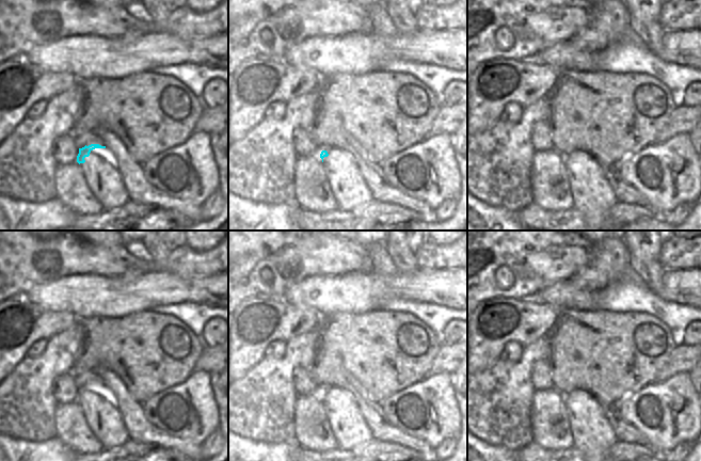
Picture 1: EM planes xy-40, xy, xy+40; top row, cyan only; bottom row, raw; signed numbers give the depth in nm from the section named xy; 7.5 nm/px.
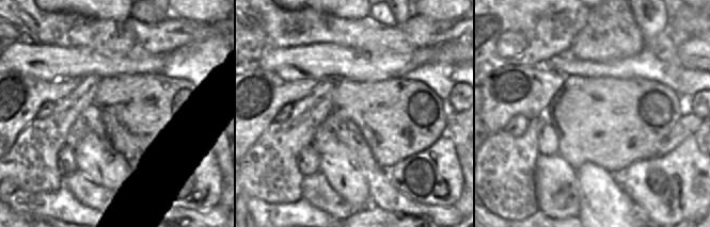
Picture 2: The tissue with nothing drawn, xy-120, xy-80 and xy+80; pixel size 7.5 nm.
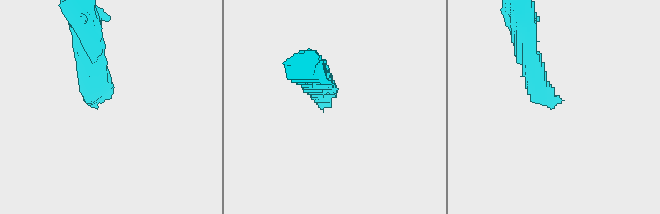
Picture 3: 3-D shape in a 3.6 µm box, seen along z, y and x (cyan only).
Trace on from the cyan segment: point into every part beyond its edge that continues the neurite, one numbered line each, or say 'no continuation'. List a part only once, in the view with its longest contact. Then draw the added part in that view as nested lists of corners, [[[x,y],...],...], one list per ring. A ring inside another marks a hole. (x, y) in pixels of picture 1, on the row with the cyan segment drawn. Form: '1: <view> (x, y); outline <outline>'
1: xy-40 (101, 175); outline [[[107,148],[91,150],[90,156],[85,157],[84,160],[85,162],[80,163],[80,166],[83,171],[85,181],[105,210],[123,206],[130,200],[122,175]]]

